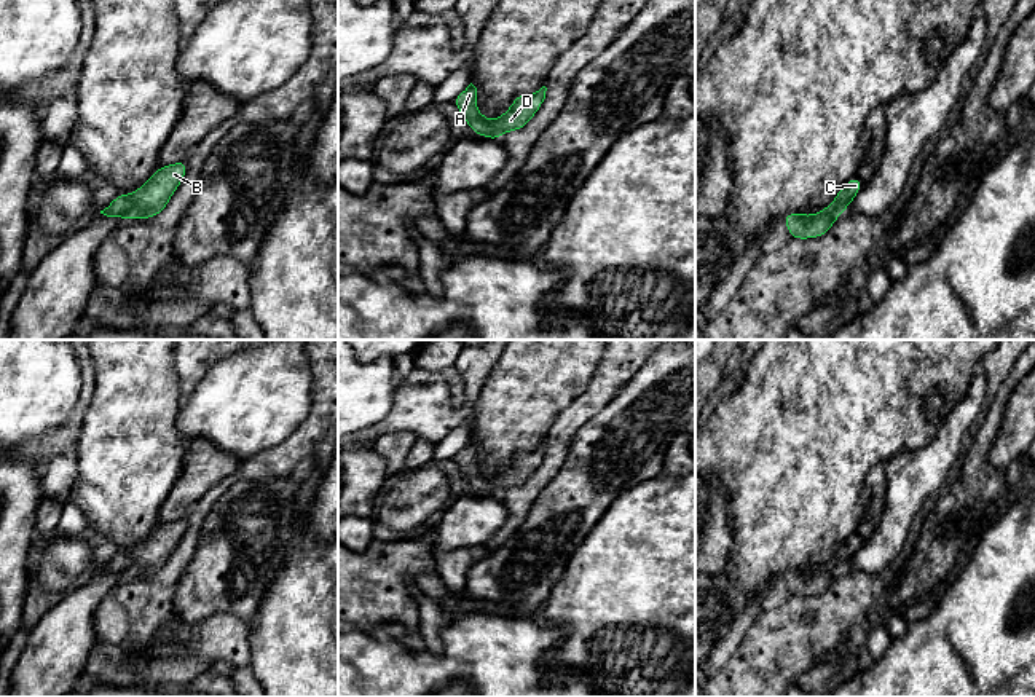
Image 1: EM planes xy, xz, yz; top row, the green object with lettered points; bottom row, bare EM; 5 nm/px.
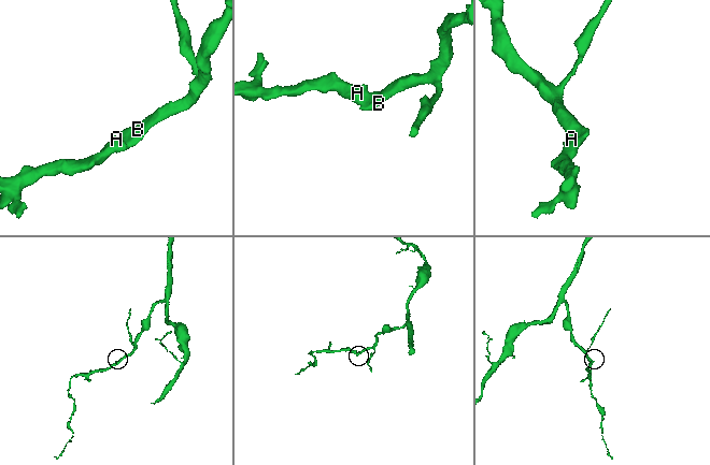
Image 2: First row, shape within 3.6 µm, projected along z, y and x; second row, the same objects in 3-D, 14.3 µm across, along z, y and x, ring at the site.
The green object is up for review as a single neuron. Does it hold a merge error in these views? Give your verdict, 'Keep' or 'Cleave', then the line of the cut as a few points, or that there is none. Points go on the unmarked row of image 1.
Keep. No split

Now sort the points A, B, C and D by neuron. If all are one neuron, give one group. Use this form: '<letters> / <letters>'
A B C D

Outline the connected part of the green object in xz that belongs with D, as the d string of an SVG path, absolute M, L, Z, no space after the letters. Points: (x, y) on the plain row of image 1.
M470 440L461 451L453 456L459 466L461 475L467 478L474 491L485 496L501 496L504 490L520 488L537 471L547 445L542 443L534 451L520 451L512 458L510 466L493 478L477 467L477 445Z

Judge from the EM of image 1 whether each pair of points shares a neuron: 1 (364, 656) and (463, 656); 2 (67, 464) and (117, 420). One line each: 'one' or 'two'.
1: one
2: two

